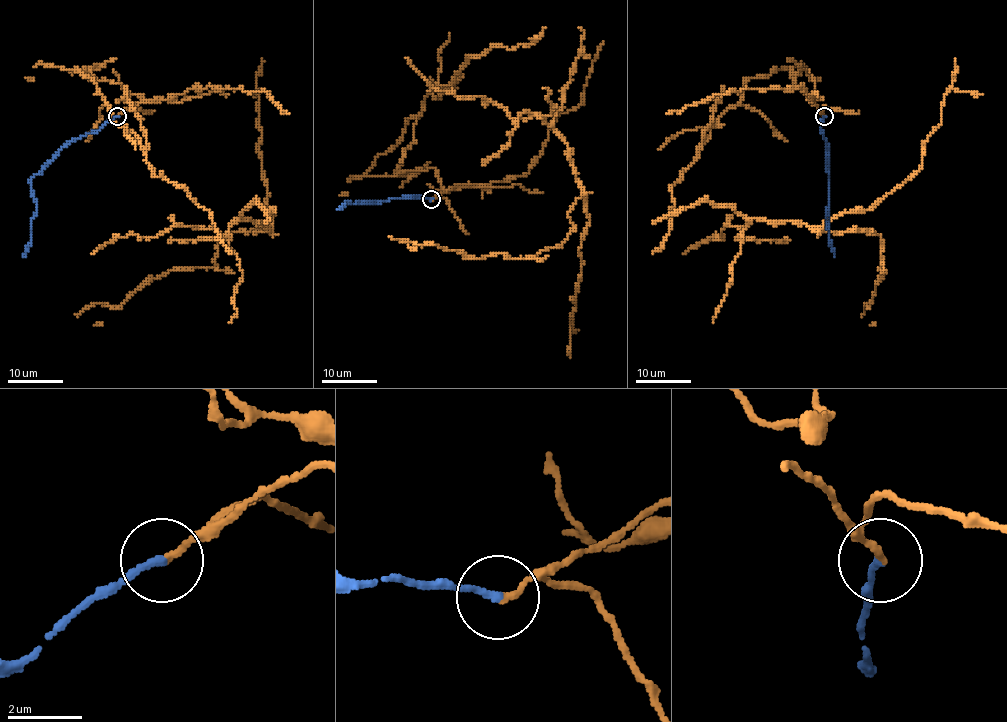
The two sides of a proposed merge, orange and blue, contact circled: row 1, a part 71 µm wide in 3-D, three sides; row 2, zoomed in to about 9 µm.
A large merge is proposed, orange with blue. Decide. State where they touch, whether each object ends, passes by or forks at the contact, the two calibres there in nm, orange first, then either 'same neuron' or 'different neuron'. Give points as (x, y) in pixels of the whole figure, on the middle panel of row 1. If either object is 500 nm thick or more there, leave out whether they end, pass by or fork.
at (431, 199); orange ends there; blue ends there; 160 nm thick on the orange side, 190 nm on the other; different neuron

